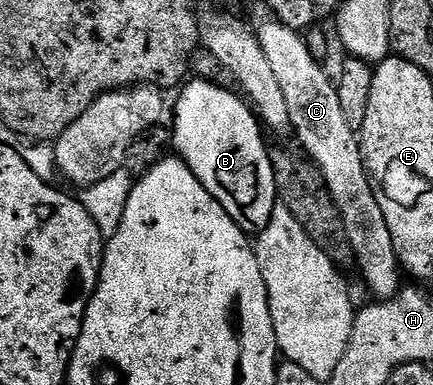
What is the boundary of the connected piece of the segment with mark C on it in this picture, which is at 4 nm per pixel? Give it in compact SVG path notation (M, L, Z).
M268 18L257 28L257 35L261 50L265 50L265 58L269 58L277 83L285 93L294 135L299 135L304 148L302 151L312 164L318 166L319 173L327 183L329 194L341 214L357 269L359 268L376 301L394 299L401 290L401 265L395 253L393 238L389 234L389 222L385 222L385 214L381 214L381 206L377 206L377 198L371 189L371 177L367 174L363 152L359 149L359 136L356 129L349 126L349 121L341 111L336 81L327 77L326 70L319 65L320 61L311 52L310 43L304 37L302 40L299 37L302 35L296 29L287 28L278 20Z

